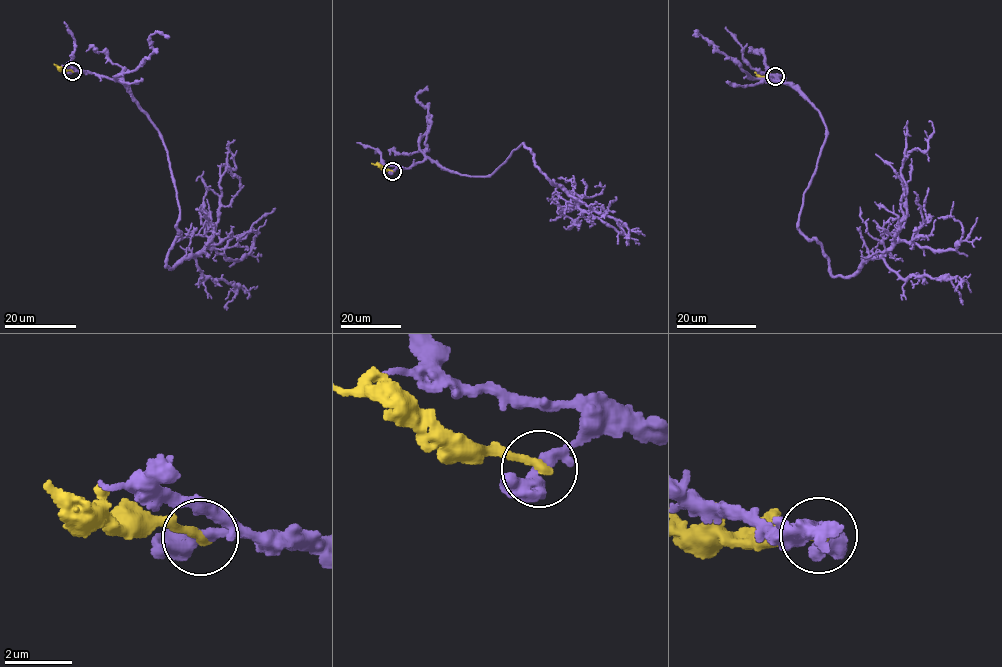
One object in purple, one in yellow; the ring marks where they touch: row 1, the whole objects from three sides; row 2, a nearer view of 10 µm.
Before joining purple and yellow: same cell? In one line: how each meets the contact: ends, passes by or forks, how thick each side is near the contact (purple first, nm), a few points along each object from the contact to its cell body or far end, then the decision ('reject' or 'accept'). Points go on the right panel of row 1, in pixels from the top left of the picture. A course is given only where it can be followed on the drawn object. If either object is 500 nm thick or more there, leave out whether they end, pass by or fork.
purple forks | yellow ends | 300/280 nm | purple via (774, 76), (826, 128), (798, 226), (834, 276), (896, 238), (900, 167), (927, 150), (928, 122) | yellow via (774, 76), (754, 72) | reject

